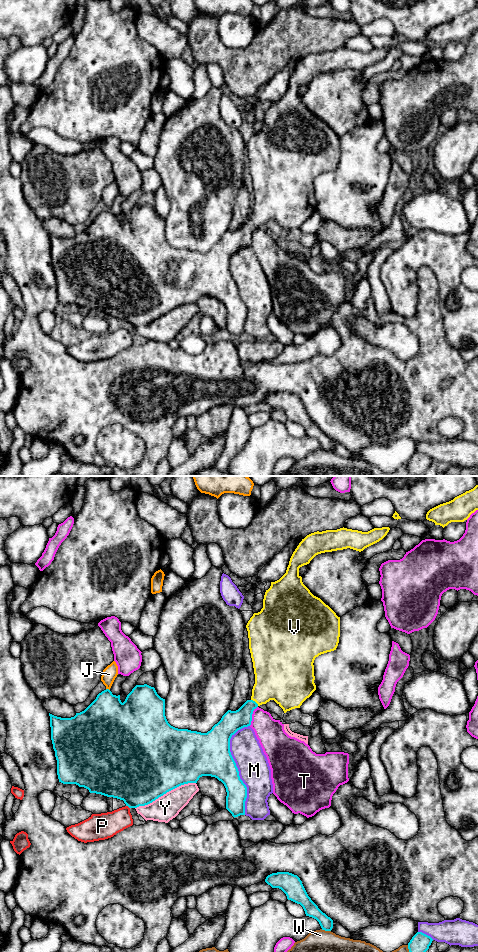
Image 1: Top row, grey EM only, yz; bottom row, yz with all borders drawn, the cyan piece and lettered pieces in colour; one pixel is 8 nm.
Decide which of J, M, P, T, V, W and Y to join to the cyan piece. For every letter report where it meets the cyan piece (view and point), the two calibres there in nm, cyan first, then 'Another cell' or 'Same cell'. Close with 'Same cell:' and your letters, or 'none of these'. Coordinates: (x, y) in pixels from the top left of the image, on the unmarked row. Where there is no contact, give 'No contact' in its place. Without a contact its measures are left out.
J: Touches cyan at yz (108, 209). Thickness 380 nm (cyan) against 120 nm. Another cell
M: Touches cyan at yz (236, 287). Thickness 360 nm (cyan) against 260 nm. Another cell
P: Touches cyan at yz (128, 326). Thickness 440 nm (cyan) against 200 nm. Another cell
T: Touches cyan at yz (251, 236). Thickness 170 nm (cyan) against 220 nm. Another cell
V: Touches cyan at yz (255, 222). Thickness 170 nm (cyan) against 340 nm. Same cell
W: Touches cyan at yz (326, 450). Thickness 110 nm (cyan) against 400 nm. Another cell
Y: Touches cyan at yz (165, 313). Thickness 500 nm (cyan) against 200 nm. Another cell
Same cell: V

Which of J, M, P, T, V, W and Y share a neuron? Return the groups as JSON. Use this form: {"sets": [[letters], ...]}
{"sets": [["J"], ["M"], ["P"], ["T"], ["V"], ["W", "Y"]]}

